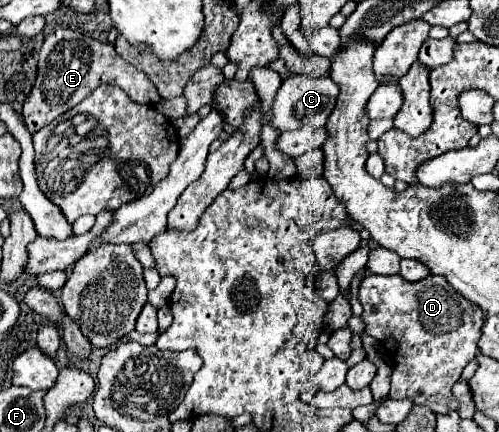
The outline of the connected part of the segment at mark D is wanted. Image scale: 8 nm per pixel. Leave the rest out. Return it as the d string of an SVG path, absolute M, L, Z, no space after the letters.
M369 275L361 281L359 301L363 305L361 319L367 325L367 333L377 341L383 341L383 347L393 365L391 379L391 397L393 399L411 399L413 403L429 407L433 413L449 413L459 405L451 395L451 387L457 383L465 365L477 355L477 341L481 337L483 313L481 309L461 297L445 277L429 275L421 281L405 281L401 275Z

